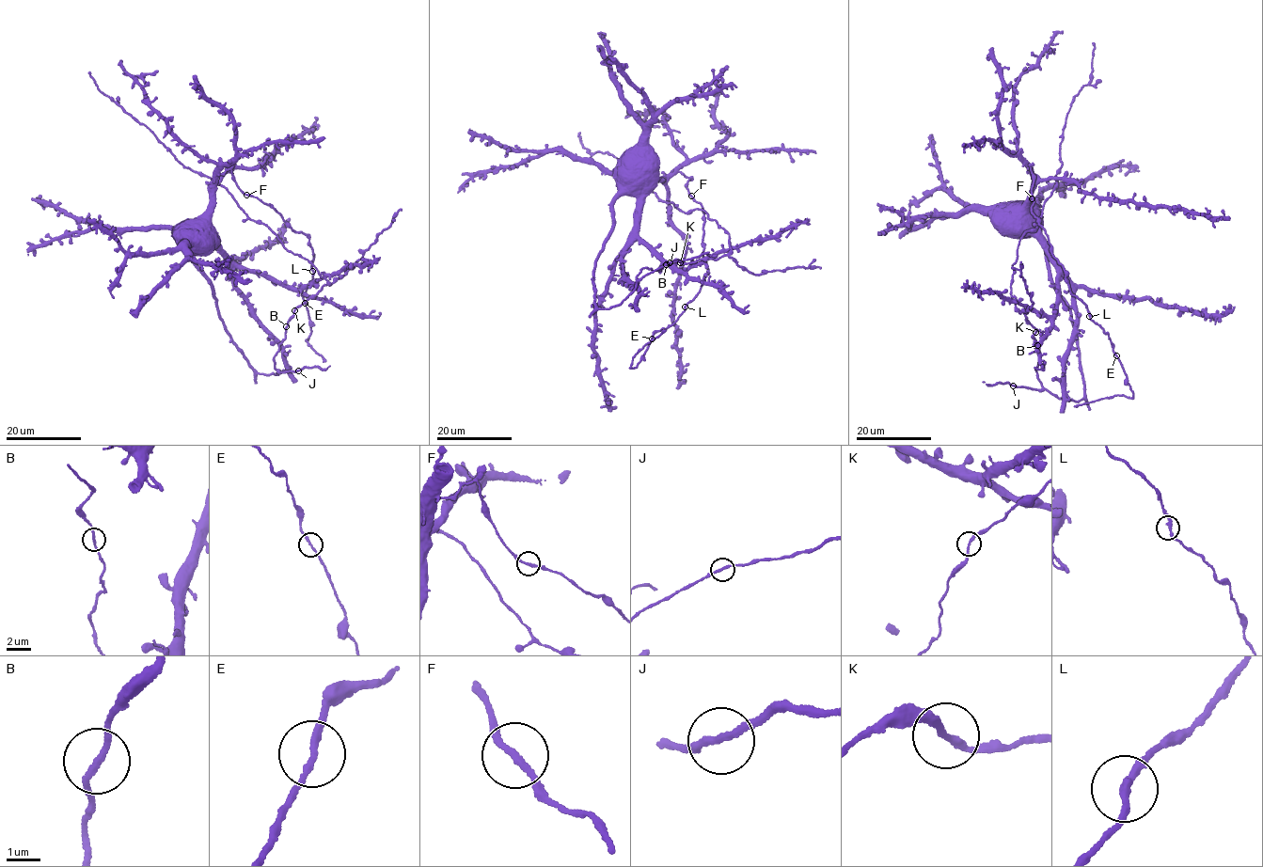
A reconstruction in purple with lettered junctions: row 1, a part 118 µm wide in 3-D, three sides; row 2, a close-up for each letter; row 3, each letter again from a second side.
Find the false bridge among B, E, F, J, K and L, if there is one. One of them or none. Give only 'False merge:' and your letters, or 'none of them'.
False merge: none of them

